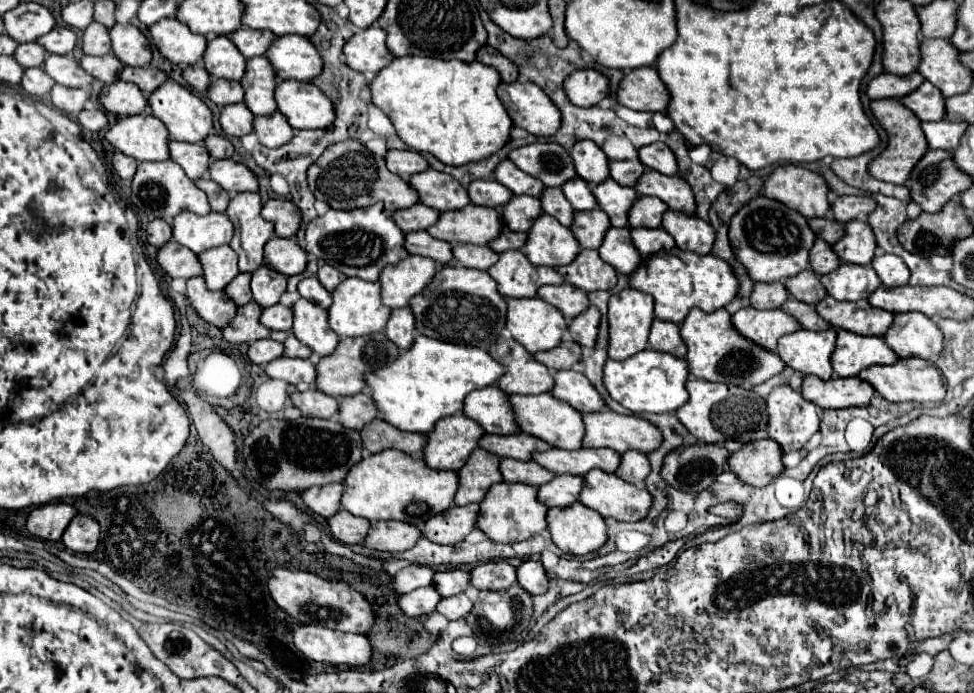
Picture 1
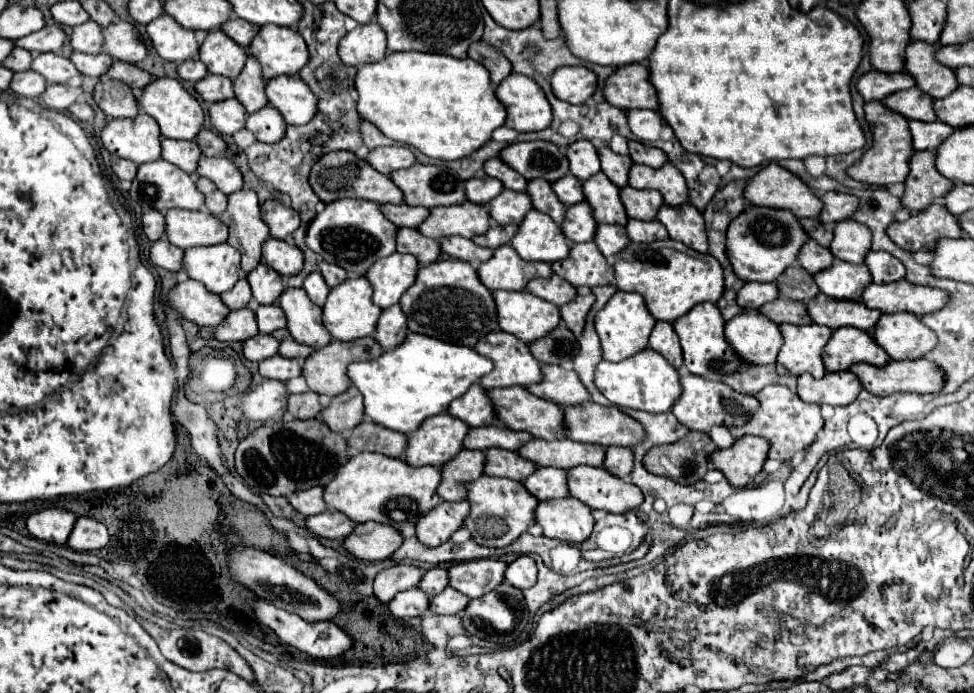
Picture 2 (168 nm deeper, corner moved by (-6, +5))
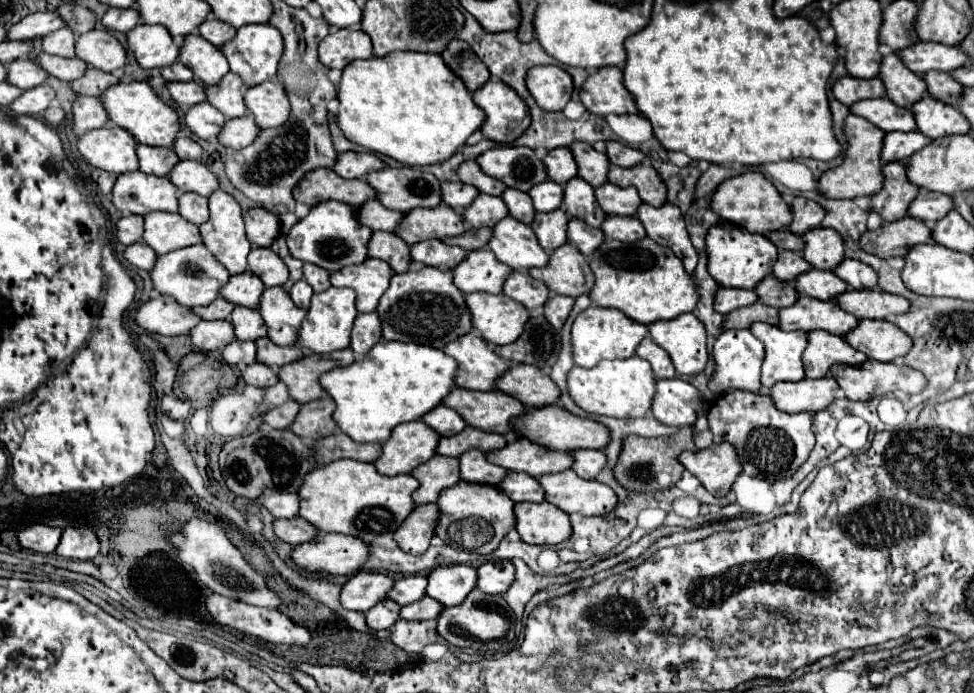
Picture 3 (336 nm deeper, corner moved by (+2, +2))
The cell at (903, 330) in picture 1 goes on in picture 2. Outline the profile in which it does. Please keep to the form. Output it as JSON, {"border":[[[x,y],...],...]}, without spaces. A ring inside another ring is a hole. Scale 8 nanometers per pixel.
{"border":[[[909,312],[883,314],[871,336],[893,360],[917,360],[937,344],[937,336]]]}

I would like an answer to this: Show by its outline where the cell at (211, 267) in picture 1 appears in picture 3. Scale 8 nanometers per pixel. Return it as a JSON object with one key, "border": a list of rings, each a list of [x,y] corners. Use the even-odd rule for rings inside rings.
{"border":[[[191,245],[177,251],[171,251],[157,259],[151,279],[153,287],[161,295],[175,297],[185,307],[197,307],[197,305],[209,305],[219,297],[221,287],[229,281],[231,273],[211,255],[211,251],[205,245]]]}

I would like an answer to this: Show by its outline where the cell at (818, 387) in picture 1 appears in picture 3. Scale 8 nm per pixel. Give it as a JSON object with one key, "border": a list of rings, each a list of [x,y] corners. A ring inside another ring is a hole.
{"border":[[[833,377],[821,379],[801,379],[797,383],[775,383],[771,389],[771,397],[781,411],[799,413],[809,411],[817,413],[829,407],[839,395],[837,381]]]}

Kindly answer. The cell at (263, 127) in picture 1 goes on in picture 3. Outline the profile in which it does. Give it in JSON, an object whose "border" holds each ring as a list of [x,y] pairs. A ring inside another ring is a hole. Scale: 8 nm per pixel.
{"border":[[[243,115],[237,119],[229,119],[221,133],[219,133],[219,141],[225,147],[231,149],[241,149],[247,147],[249,143],[253,143],[253,139],[257,139],[257,135],[261,133],[261,129],[257,127],[257,123],[253,123],[253,115]]]}

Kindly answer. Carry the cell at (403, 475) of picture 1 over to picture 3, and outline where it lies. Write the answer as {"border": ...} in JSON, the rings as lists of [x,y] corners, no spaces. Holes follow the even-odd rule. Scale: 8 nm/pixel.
{"border":[[[339,459],[323,467],[313,469],[301,489],[299,515],[315,525],[319,531],[335,531],[355,535],[365,543],[373,543],[377,535],[393,533],[417,507],[413,503],[413,491],[419,487],[413,475],[381,475],[373,463],[361,463],[353,459]]]}

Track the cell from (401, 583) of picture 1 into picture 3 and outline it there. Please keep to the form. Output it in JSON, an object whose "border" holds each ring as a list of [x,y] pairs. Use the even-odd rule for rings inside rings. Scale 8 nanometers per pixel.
{"border":[[[359,571],[343,585],[341,603],[345,609],[369,611],[371,607],[375,607],[375,603],[381,603],[385,599],[393,583],[395,581],[389,575]]]}

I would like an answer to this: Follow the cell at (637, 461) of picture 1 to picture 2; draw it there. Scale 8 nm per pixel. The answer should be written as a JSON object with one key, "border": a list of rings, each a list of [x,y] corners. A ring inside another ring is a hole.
{"border":[[[607,446],[607,448],[605,448],[603,468],[605,468],[607,472],[611,472],[613,476],[621,476],[623,480],[629,478],[631,468],[633,468],[633,452],[631,452],[631,448]]]}

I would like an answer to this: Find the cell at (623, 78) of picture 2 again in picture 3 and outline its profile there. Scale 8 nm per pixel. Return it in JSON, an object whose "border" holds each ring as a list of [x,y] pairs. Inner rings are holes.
{"border":[[[601,67],[595,75],[591,75],[581,87],[581,101],[587,111],[595,115],[609,113],[637,113],[635,97],[623,85],[623,69],[619,67]],[[609,111],[609,113],[601,113]]]}

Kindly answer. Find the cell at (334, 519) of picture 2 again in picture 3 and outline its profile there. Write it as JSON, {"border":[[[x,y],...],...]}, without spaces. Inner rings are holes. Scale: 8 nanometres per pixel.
{"border":[[[295,517],[295,519],[277,519],[275,521],[275,535],[281,541],[287,541],[291,545],[301,545],[307,543],[309,539],[317,537],[317,527],[311,523],[305,523],[305,519]]]}

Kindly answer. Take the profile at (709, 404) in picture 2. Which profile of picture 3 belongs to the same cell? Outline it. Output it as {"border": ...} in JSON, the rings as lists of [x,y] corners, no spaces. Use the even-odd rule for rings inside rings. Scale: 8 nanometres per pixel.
{"border":[[[677,377],[657,381],[657,393],[651,411],[661,423],[669,427],[693,425],[697,411],[701,409],[709,409],[709,403],[691,383]]]}

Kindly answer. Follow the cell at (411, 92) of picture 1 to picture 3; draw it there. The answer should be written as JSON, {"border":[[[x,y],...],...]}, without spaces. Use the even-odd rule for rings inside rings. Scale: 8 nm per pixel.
{"border":[[[395,51],[385,57],[369,57],[349,63],[343,69],[339,83],[339,103],[341,111],[337,123],[343,129],[345,137],[387,157],[393,157],[405,165],[433,165],[451,159],[485,123],[485,111],[475,105],[471,93],[465,91],[465,83],[445,67],[441,55],[413,53],[413,51]]]}

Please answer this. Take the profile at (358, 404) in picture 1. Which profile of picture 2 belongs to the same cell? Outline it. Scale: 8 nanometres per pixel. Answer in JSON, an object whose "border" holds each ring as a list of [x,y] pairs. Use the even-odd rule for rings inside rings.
{"border":[[[351,386],[347,392],[331,398],[331,404],[321,410],[321,420],[333,432],[345,432],[363,422],[361,416],[361,394]]]}

